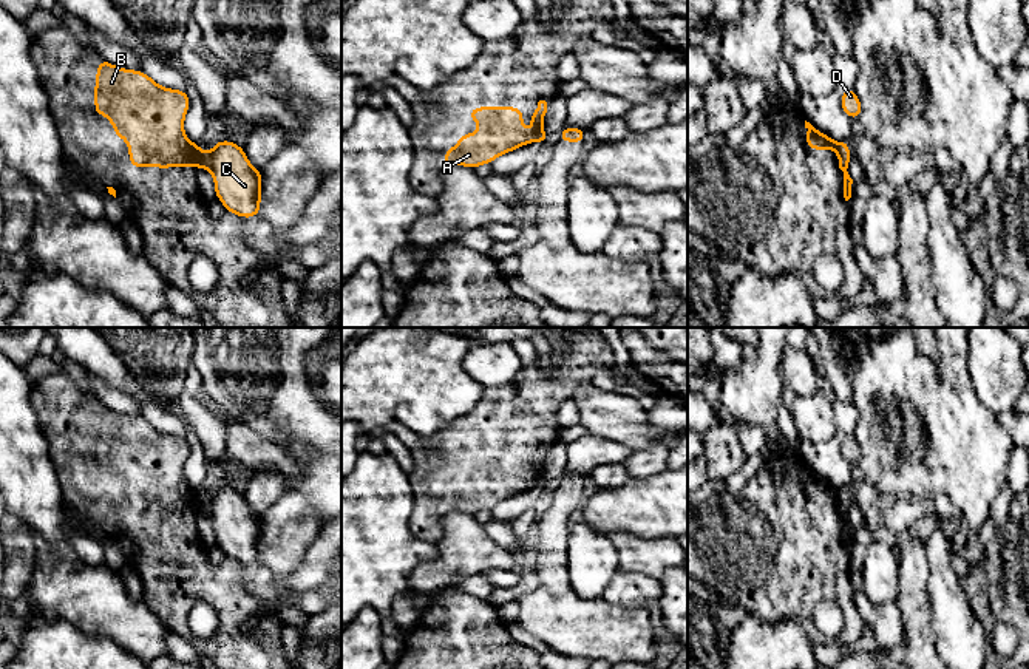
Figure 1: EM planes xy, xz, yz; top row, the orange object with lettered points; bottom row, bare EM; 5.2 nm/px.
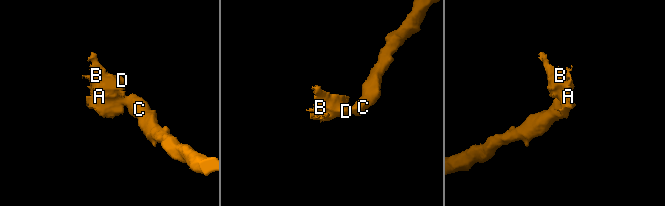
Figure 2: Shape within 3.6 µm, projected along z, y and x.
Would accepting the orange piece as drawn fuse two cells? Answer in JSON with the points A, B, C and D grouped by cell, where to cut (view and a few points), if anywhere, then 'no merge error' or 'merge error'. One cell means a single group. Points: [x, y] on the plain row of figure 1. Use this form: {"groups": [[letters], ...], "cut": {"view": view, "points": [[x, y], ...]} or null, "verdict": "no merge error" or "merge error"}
{"groups": [["A", "B", "D"], ["C"]], "cut": {"view": "xy", "points": [[193, 489], [192, 505]]}, "verdict": "merge error"}

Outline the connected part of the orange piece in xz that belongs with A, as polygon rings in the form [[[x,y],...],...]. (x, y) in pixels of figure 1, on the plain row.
[[[539,447],[531,457],[531,477],[522,476],[521,453],[477,453],[470,454],[467,464],[479,467],[481,474],[471,481],[459,481],[456,493],[443,499],[442,513],[465,511],[476,516],[482,510],[491,510],[498,502],[510,499],[536,487],[547,459],[547,448]]]

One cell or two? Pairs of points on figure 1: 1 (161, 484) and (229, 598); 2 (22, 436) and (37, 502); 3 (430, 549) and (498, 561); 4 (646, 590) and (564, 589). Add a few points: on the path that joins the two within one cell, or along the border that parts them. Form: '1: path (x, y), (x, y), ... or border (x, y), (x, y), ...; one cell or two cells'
1: path (141, 507), (139, 515), (196, 572); one cell
2: path (22, 453), (22, 472), (30, 485); one cell
3: border (436, 544), (436, 556), (422, 561), (411, 577); two cells
4: border (603, 597), (611, 603), (638, 606); two cells

